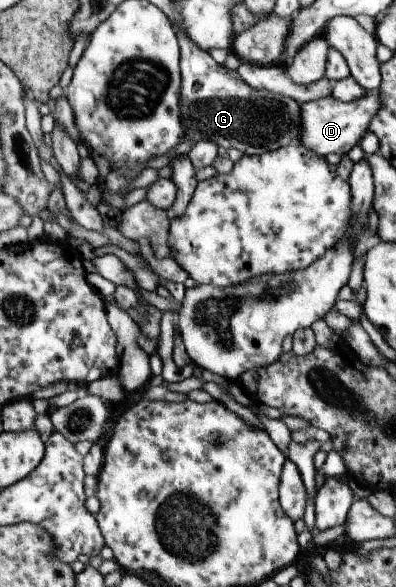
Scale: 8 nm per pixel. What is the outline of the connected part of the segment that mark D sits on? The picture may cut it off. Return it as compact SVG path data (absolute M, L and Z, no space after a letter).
M379 90L375 95L364 95L353 103L343 103L331 95L316 100L306 101L300 105L299 144L313 155L325 158L327 154L346 155L347 152L367 132L369 120L379 109Z

